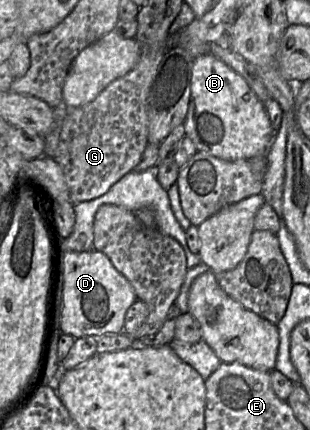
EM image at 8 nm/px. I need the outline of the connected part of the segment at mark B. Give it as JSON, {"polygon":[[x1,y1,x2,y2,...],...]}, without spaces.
{"polygon":[[213,54,200,55,194,59,191,100,184,125,186,136,192,139,198,151,227,161,248,160,254,156,268,153,275,137,264,103,257,98,240,74]]}

